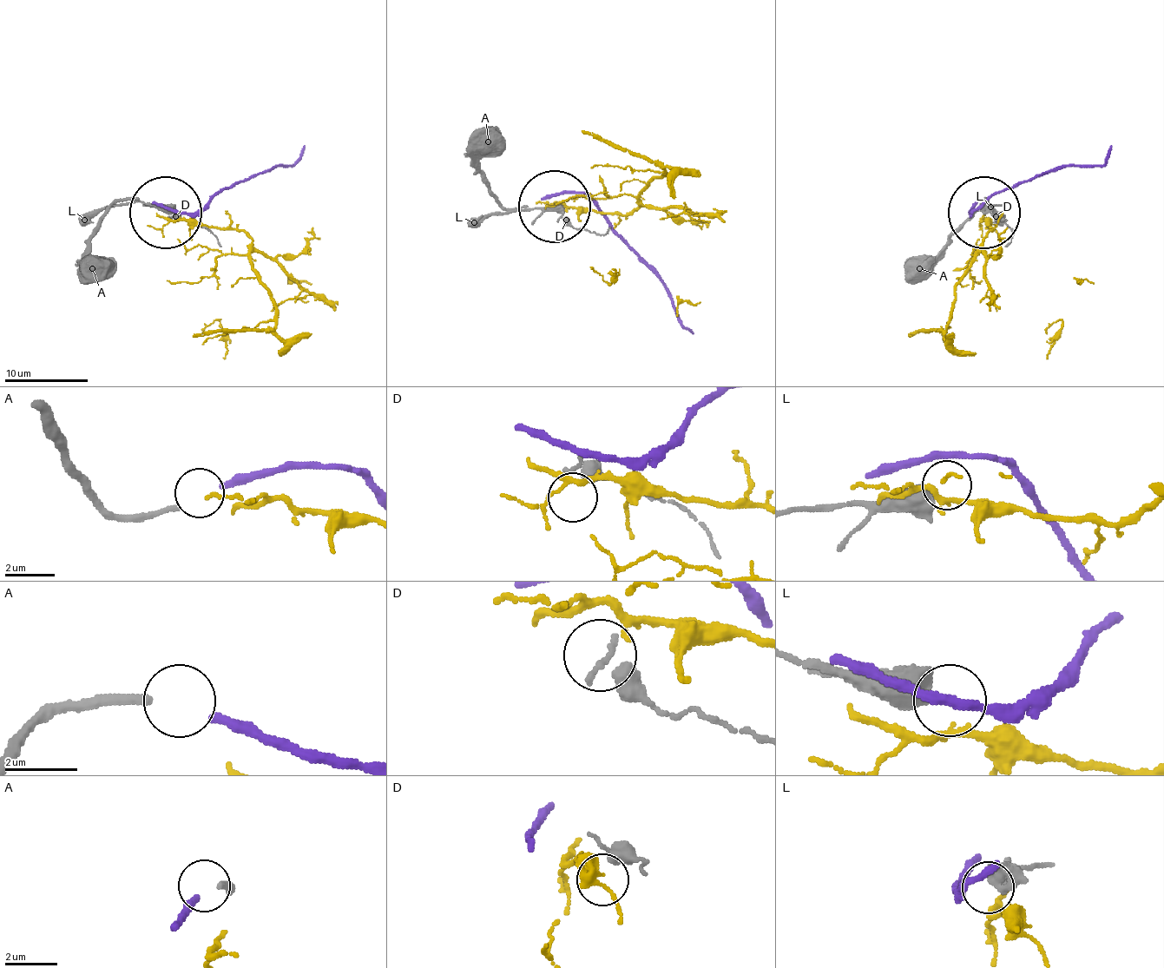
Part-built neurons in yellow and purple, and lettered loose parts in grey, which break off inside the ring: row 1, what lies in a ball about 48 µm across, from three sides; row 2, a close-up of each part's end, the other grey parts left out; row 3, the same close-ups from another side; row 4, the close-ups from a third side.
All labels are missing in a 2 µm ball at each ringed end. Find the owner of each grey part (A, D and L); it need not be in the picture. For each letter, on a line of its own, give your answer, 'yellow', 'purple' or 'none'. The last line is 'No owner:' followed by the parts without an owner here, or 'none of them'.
A: purple
D: none
L: none
No owner: D, L

